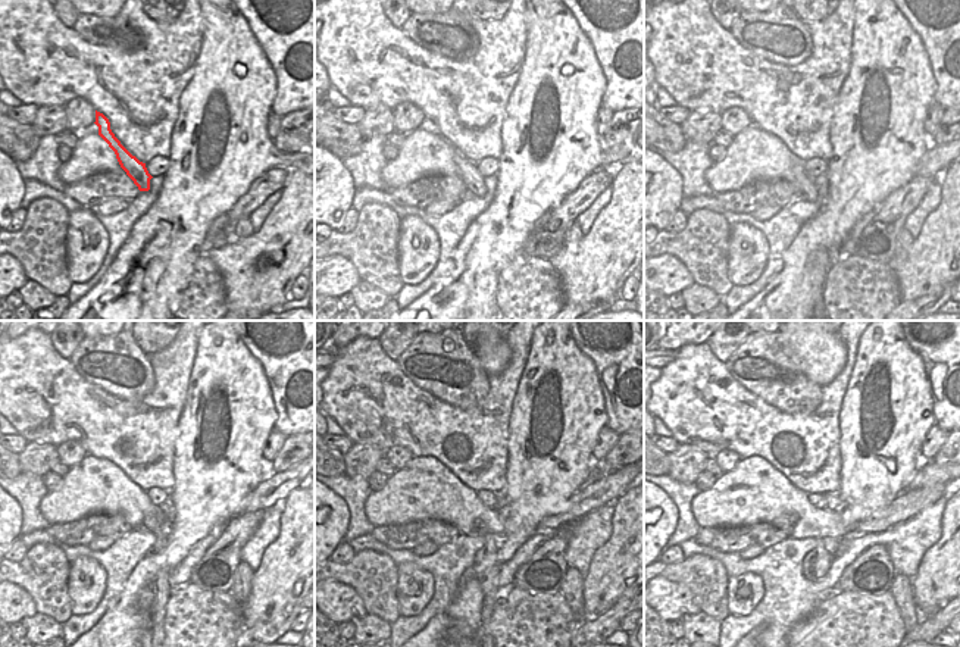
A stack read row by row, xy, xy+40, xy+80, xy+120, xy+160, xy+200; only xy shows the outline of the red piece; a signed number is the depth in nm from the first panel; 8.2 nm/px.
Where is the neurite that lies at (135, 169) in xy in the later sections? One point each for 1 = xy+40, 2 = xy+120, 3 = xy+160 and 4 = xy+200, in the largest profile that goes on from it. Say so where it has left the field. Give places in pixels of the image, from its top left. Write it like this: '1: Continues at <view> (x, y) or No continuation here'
1: Continues at xy+40 (466, 169)
2: Continues at xy+120 (150, 522)
3: Continues at xy+160 (487, 568)
4: Continues at xy+200 (815, 565)

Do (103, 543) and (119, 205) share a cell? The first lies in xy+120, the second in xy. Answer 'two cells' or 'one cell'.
one cell

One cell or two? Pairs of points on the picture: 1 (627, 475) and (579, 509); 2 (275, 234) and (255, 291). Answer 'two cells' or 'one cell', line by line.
1: one cell
2: one cell

